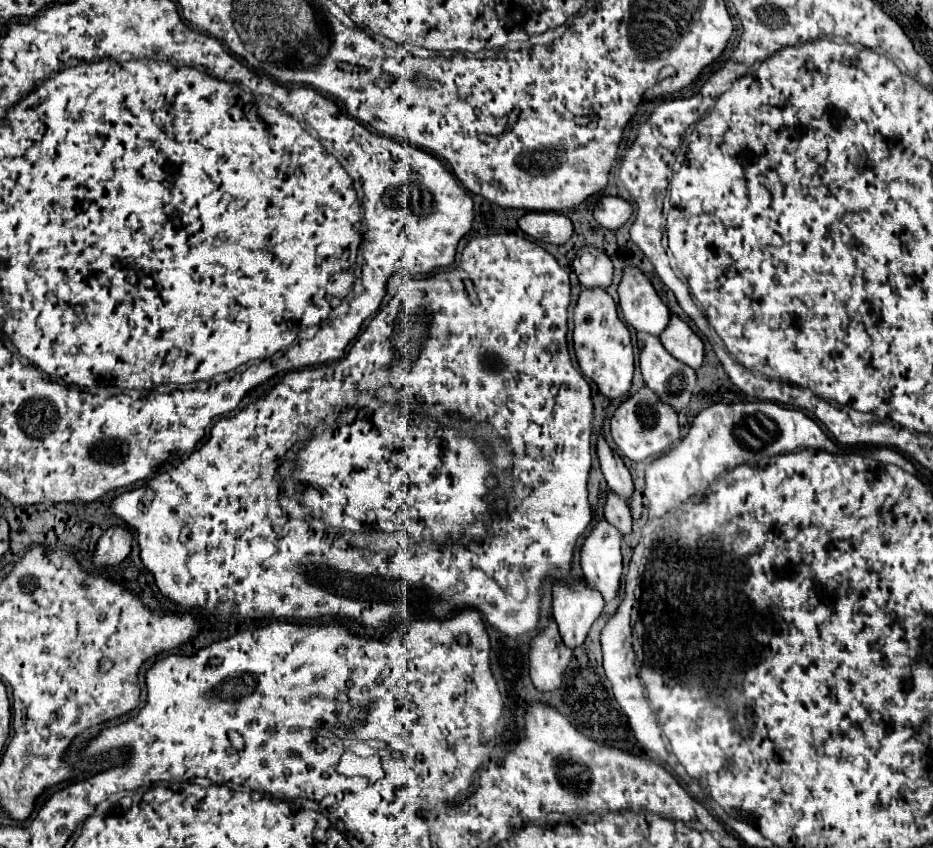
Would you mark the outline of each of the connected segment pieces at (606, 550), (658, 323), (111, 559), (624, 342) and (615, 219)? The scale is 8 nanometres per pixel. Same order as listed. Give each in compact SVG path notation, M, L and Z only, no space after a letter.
M608 520L594 524L592 532L582 544L582 570L590 586L602 592L604 600L612 600L620 586L622 576L622 554L620 554L620 532L612 528Z
M626 266L622 270L622 280L618 284L620 308L624 322L636 332L648 332L658 336L670 318L668 306L660 300L650 280L636 266Z
M110 526L98 540L94 552L94 564L100 566L114 566L120 564L132 550L132 534L126 526Z
M582 288L574 306L574 352L584 376L596 382L606 398L622 398L632 388L634 376L634 348L630 332L618 318L612 296L602 288Z
M602 196L594 208L594 218L600 226L616 230L632 216L632 204L620 196Z

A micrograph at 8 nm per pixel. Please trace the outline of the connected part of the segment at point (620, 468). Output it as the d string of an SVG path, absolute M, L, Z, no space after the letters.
M598 434L598 440L596 440L596 454L598 454L598 460L600 460L602 474L608 482L608 488L614 490L618 496L622 496L628 502L632 488L634 488L630 472L624 466L622 458L608 446L608 442L602 434Z

